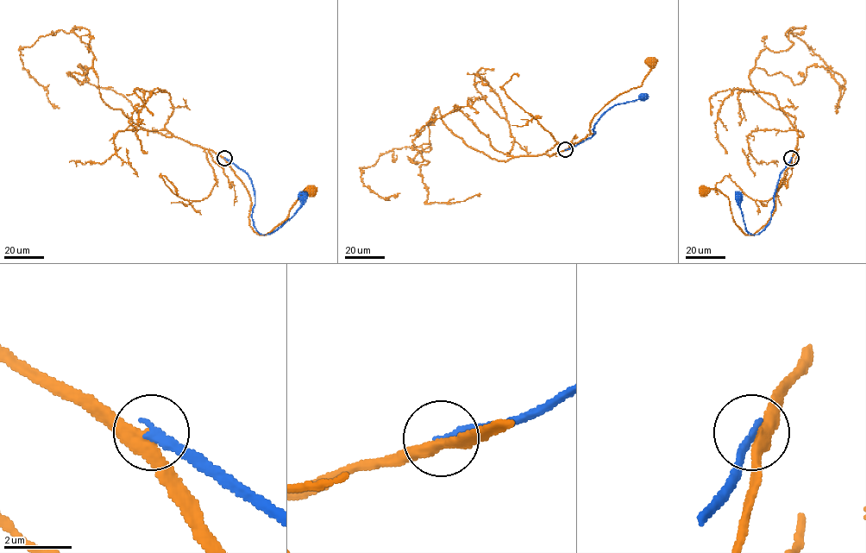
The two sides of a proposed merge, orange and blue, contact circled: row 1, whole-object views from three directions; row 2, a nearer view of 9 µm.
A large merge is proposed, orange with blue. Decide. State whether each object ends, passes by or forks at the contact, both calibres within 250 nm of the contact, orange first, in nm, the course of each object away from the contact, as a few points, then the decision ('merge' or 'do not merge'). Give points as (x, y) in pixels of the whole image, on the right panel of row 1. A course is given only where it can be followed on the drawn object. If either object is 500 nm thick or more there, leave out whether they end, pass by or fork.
orange passes by; blue ends; calibres 400 and 280 nm; course orange (792, 158), (776, 191), (775, 210), (752, 235), (747, 235), (735, 224), (725, 196), (718, 190), (705, 189); course blue (791, 158), (780, 173), (769, 222), (759, 234), (751, 235), (745, 229), (738, 197); do not merge

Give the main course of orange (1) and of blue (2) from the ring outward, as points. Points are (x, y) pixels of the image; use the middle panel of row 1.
1: (565, 150), (592, 134), (590, 123), (605, 105), (642, 84), (651, 63)
2: (565, 149), (592, 136), (595, 133), (593, 129), (593, 125), (608, 109), (643, 97)

